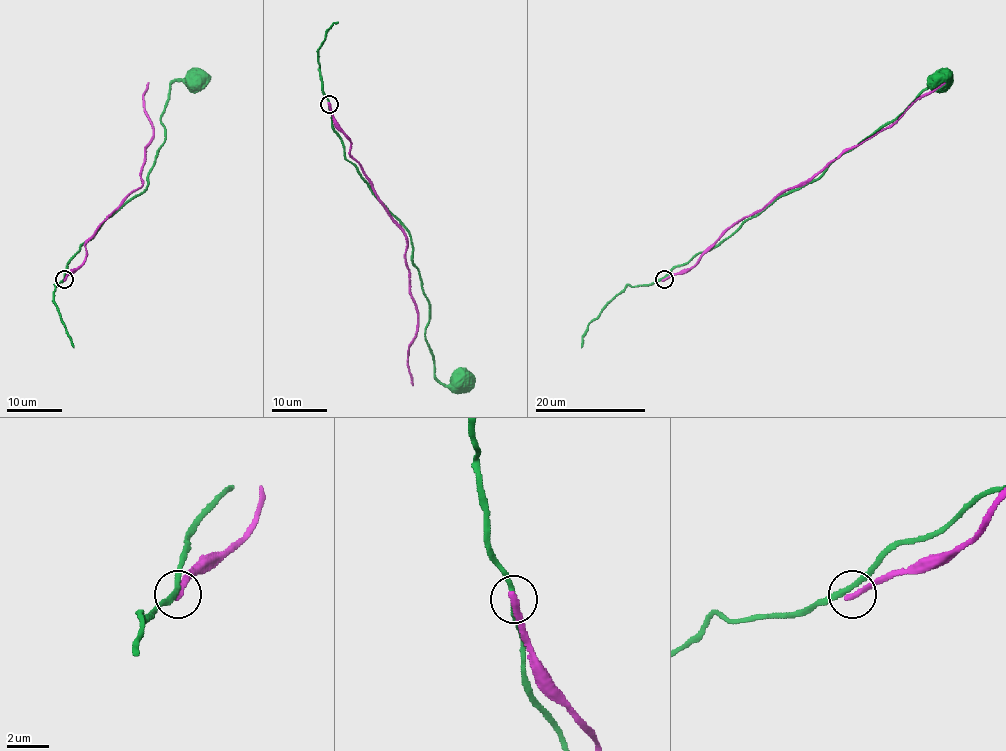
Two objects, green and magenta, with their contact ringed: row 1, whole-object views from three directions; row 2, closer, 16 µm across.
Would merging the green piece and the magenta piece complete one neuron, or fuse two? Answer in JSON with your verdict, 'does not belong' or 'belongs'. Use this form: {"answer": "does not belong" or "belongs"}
{"answer": "does not belong"}

